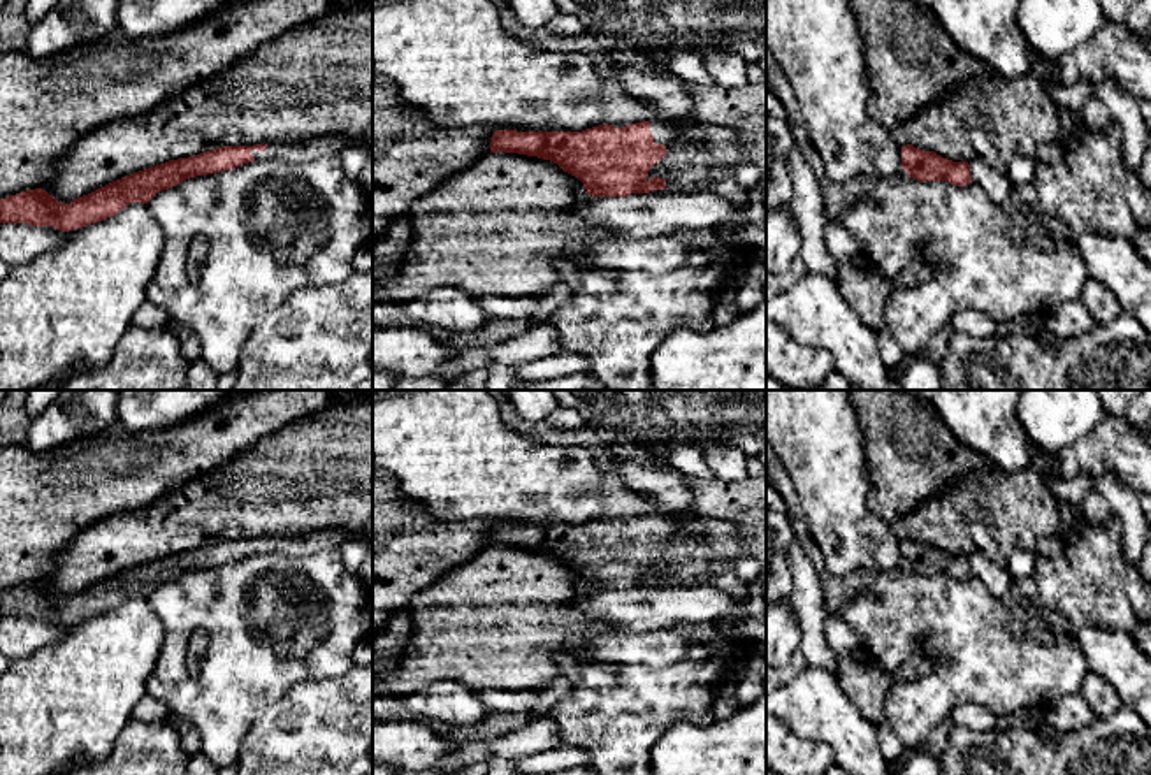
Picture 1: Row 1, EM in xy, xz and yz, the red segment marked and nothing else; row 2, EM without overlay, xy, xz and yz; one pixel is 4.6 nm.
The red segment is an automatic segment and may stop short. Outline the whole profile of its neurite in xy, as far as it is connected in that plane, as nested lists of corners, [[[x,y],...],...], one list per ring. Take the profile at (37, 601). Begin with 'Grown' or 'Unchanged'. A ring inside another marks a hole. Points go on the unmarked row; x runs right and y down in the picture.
Grown. [[[322,529],[290,536],[223,540],[134,566],[77,590],[70,598],[58,596],[56,590],[51,590],[42,582],[0,592],[0,617],[47,619],[69,626],[107,613],[132,596],[148,598],[158,585],[195,569],[230,564],[253,554],[306,557],[318,552],[341,550],[346,541],[358,538],[358,532],[348,529]]]

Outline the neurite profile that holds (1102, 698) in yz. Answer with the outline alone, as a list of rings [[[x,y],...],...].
[[[1093,671],[1086,675],[1081,694],[1098,719],[1107,719],[1123,706],[1116,689]]]

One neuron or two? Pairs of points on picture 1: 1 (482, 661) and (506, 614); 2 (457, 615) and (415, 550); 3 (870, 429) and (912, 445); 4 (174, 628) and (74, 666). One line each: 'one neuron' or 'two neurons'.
1: one neuron
2: two neurons
3: one neuron
4: two neurons

